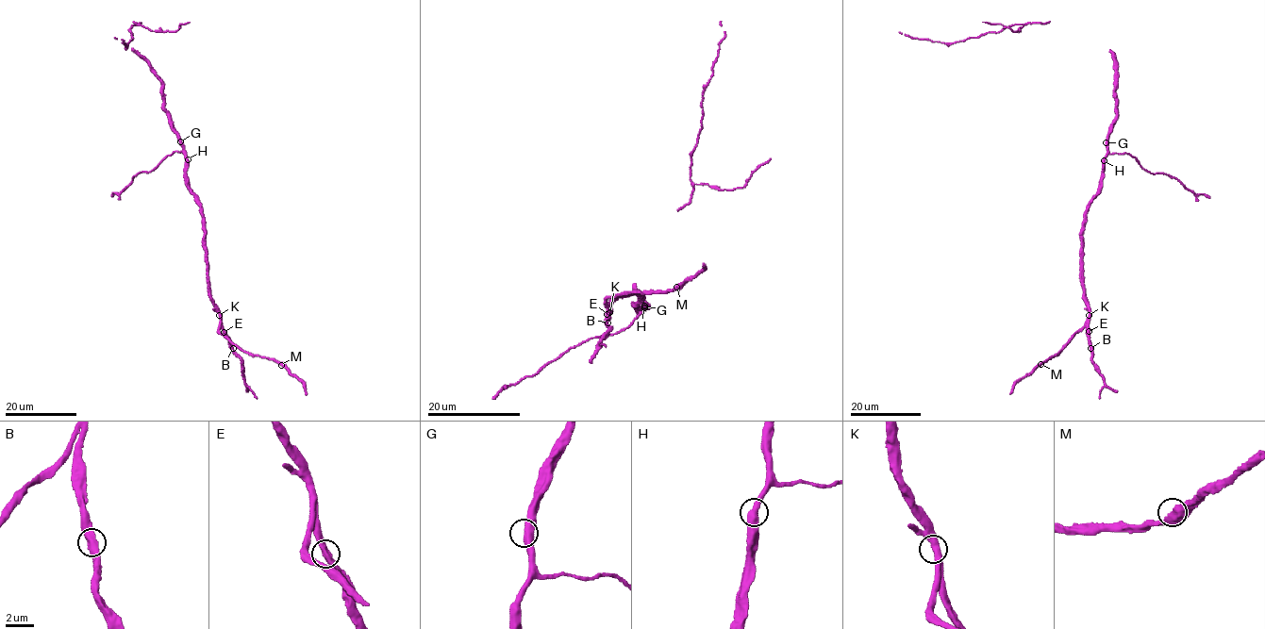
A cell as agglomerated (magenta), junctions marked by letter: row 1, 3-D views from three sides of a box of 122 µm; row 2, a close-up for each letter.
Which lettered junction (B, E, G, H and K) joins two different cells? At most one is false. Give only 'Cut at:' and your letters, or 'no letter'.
Cut at: K

